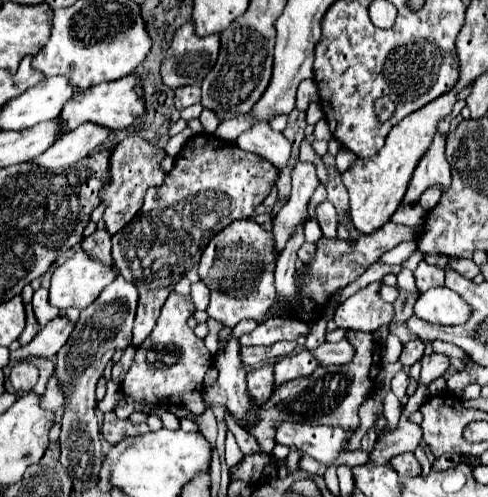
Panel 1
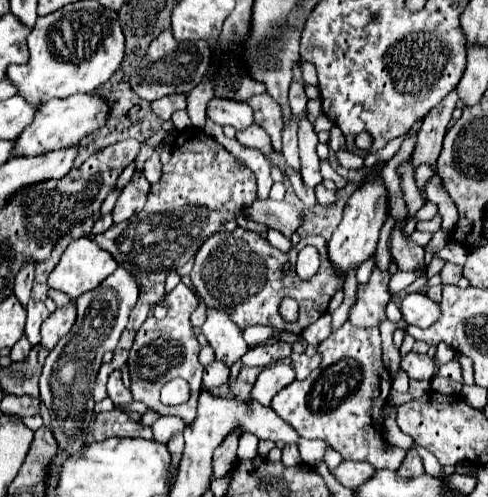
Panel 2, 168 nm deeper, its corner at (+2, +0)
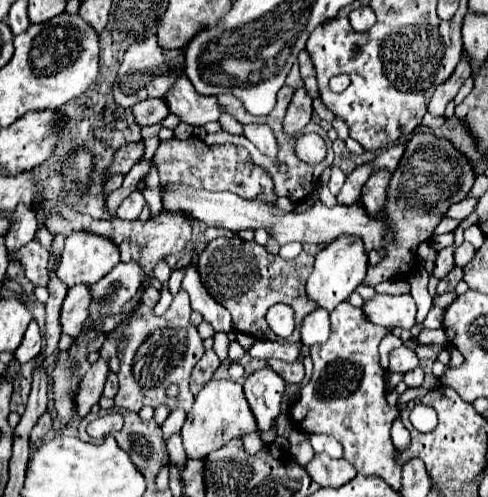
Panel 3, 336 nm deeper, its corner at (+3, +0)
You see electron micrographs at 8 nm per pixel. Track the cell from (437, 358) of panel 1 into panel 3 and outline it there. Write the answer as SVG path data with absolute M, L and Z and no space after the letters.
M402 345L402 347L398 347L398 349L394 349L390 353L390 367L388 367L388 371L404 375L404 373L416 369L418 365L420 365L420 359L416 357L416 353L410 347Z

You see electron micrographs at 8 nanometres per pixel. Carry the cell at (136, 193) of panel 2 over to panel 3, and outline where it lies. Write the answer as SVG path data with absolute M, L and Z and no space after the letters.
M136 189L136 191L132 191L132 193L122 201L122 205L118 207L118 219L126 219L126 221L138 219L140 213L142 213L142 207L144 207L144 197L142 197L142 193Z

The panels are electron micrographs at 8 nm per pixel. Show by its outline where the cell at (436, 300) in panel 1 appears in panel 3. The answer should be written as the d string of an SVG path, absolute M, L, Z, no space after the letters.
M378 295L364 301L366 319L382 327L402 327L412 329L416 325L416 303L412 295Z

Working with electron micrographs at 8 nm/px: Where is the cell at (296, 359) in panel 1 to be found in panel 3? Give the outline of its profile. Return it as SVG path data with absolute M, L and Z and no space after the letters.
M270 367L248 375L244 383L244 395L258 419L258 429L262 431L262 441L270 445L274 441L272 423L280 413L280 401L284 393L284 379Z

